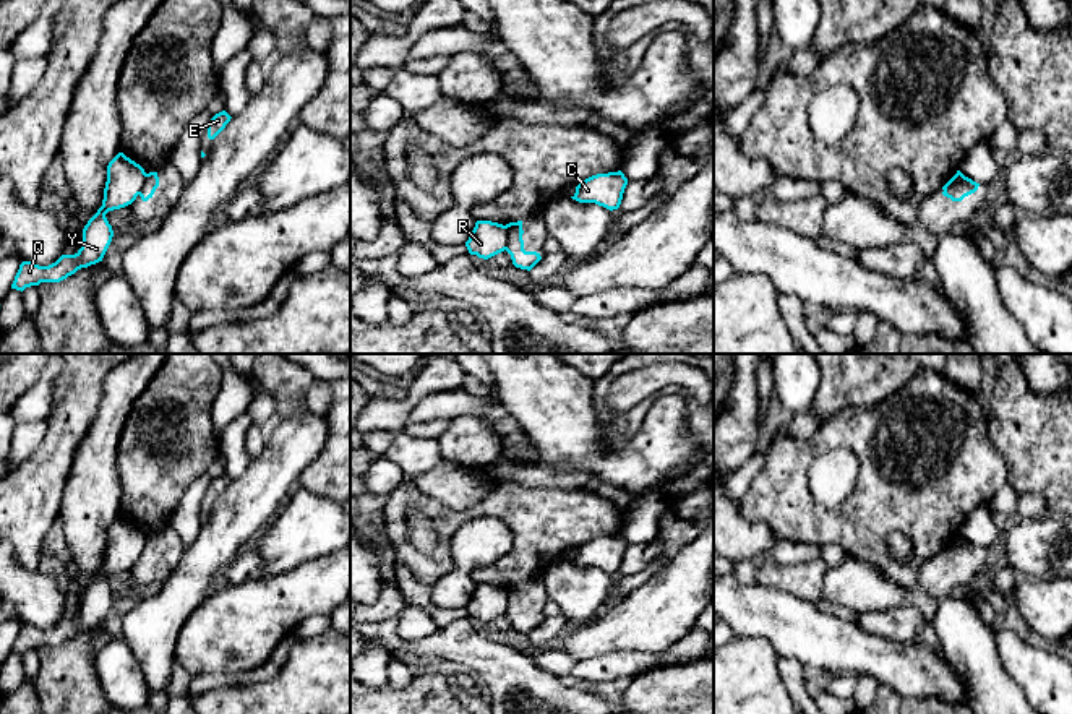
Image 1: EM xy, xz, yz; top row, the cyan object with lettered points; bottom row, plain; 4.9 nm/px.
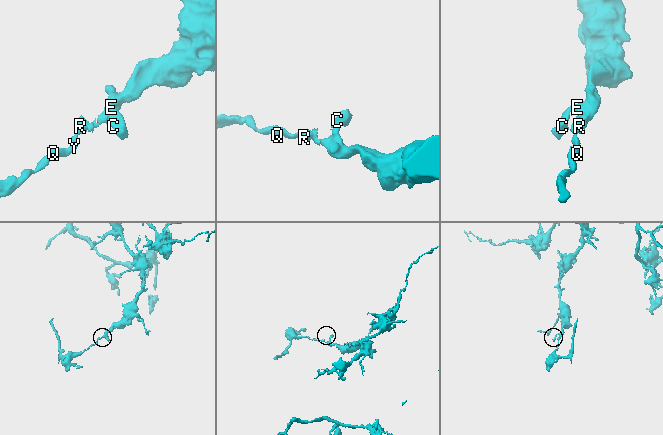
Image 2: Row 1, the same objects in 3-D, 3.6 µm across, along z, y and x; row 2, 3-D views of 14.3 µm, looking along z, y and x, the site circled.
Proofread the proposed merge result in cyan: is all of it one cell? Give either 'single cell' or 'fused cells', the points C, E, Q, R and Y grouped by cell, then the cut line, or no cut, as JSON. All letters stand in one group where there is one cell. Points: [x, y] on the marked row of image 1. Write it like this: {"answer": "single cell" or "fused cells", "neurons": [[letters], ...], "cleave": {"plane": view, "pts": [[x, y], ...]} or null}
{"answer": "fused cells", "neurons": [["C", "E"], ["Q", "R", "Y"]], "cleave": {"plane": "xz", "pts": [[505, 226], [506, 249]]}}

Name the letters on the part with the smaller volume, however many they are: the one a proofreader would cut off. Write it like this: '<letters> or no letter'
Q, R, Y

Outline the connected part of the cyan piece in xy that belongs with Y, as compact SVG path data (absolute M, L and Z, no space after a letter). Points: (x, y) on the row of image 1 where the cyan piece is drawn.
M118 153L107 166L102 206L84 226L81 248L75 255L62 255L49 266L23 261L11 289L23 292L26 287L39 286L41 282L60 282L78 269L102 261L114 237L105 214L131 204L141 193L144 180L144 169L123 153Z

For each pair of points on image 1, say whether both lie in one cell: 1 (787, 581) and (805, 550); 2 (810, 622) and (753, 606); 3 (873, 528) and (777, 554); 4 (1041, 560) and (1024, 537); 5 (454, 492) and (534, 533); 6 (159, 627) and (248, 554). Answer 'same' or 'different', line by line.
1: different
2: same
3: different
4: same
5: different
6: different

